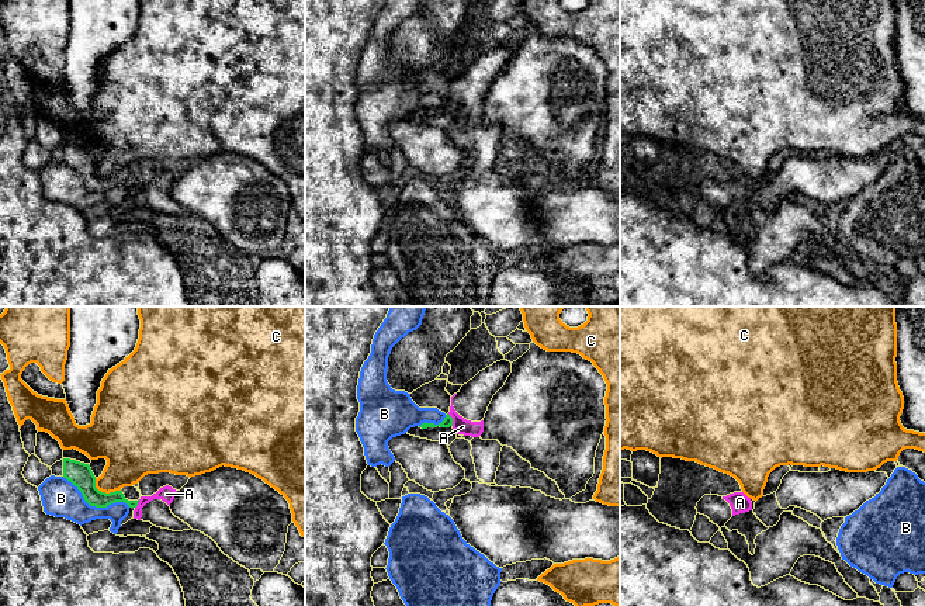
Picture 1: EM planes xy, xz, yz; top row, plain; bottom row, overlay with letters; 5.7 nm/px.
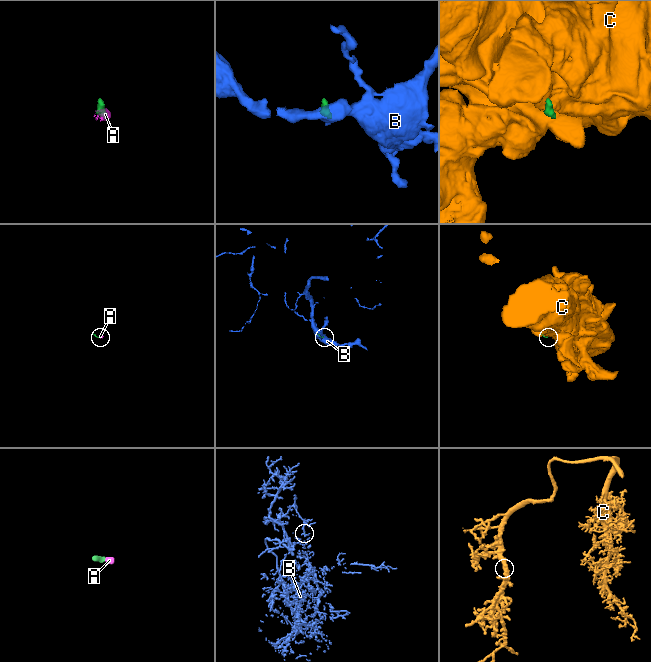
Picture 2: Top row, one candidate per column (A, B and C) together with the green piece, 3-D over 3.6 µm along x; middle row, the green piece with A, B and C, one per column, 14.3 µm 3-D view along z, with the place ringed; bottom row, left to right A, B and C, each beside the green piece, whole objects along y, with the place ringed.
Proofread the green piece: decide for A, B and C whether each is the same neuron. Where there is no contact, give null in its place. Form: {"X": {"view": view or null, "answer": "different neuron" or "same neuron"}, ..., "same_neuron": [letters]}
{"A": {"view": "xz", "answer": "same neuron"}, "B": {"view": "xy", "answer": "different neuron"}, "C": {"view": "xy", "answer": "different neuron"}, "same_neuron": ["A"]}

